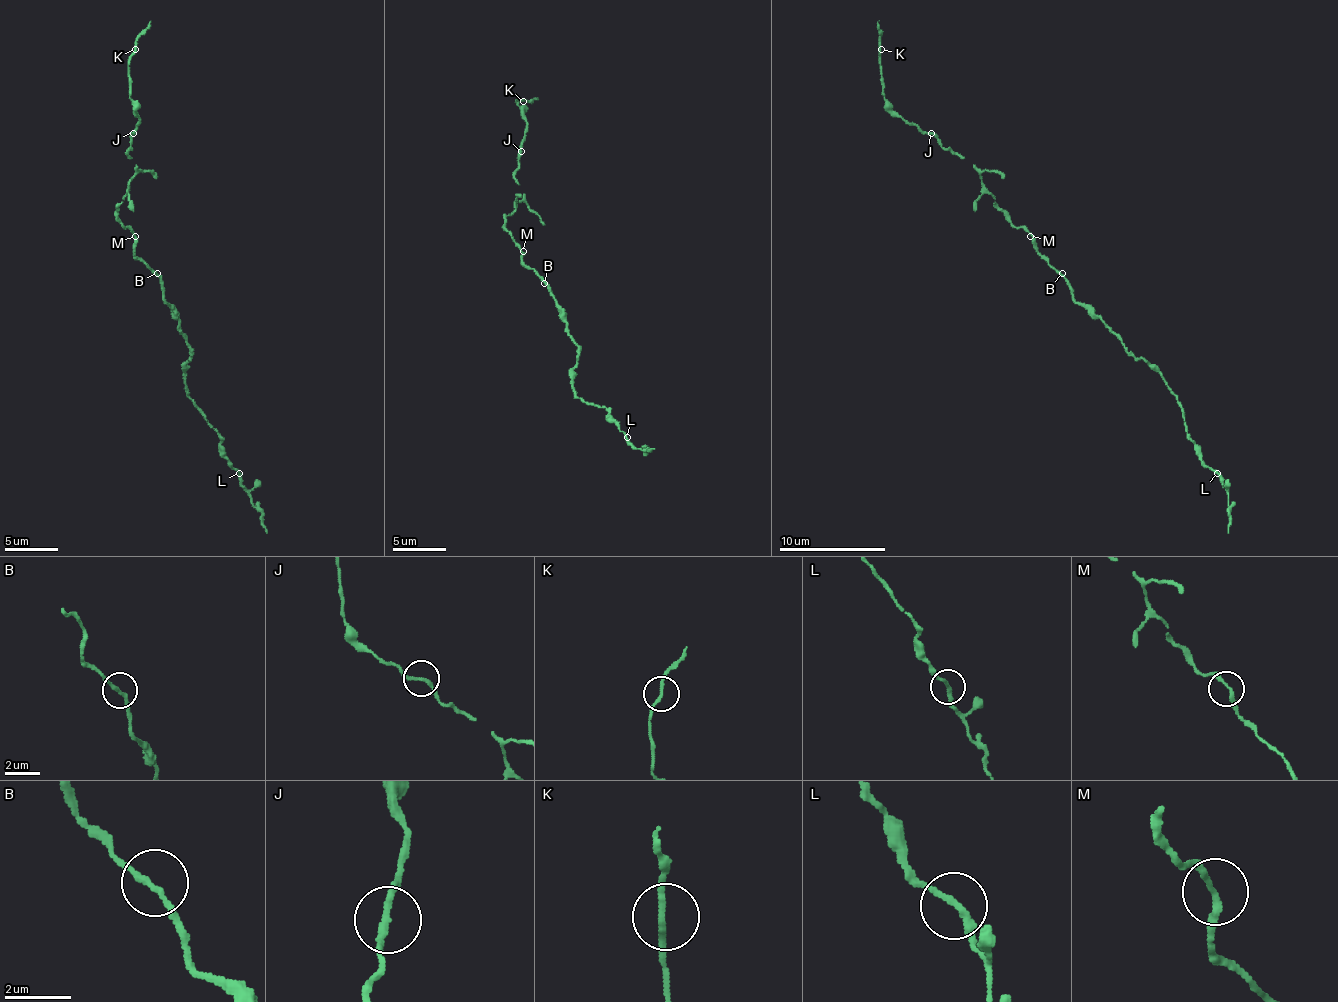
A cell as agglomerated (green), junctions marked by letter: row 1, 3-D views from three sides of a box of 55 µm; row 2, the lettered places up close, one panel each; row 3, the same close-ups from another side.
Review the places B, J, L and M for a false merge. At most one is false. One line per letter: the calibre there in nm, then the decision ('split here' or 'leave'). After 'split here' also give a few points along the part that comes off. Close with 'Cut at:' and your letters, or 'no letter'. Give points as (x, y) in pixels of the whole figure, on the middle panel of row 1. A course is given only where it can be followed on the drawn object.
B: calibre 200 nm; leave
J: calibre 200 nm; leave
L: calibre 190 nm; leave
M: calibre 190 nm; leave
Cut at: no letter

